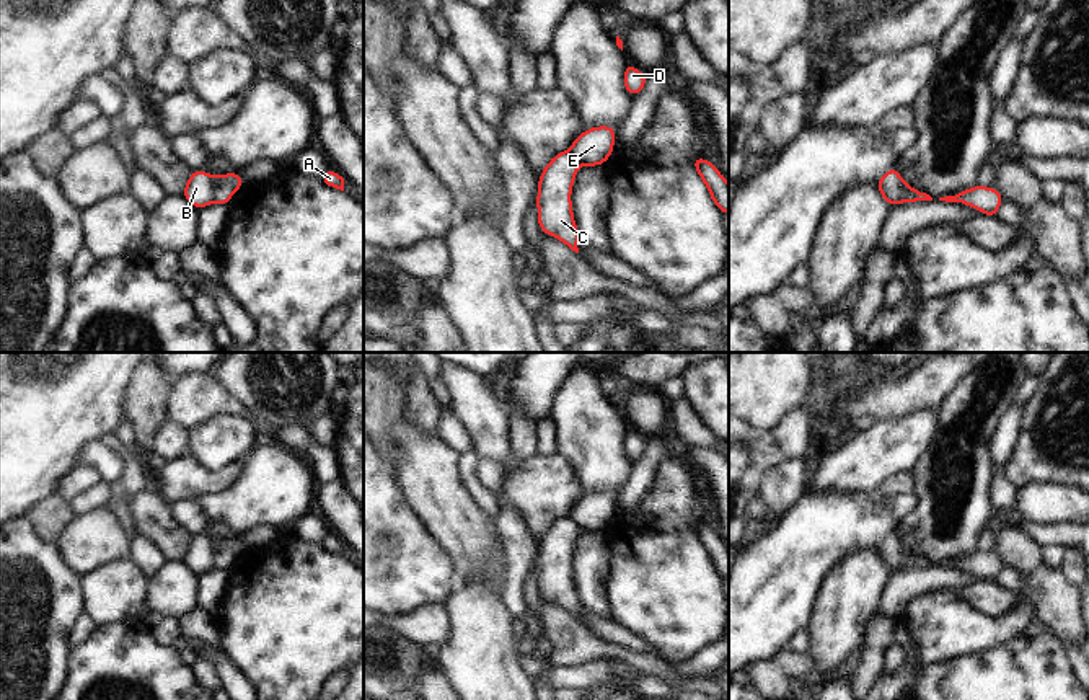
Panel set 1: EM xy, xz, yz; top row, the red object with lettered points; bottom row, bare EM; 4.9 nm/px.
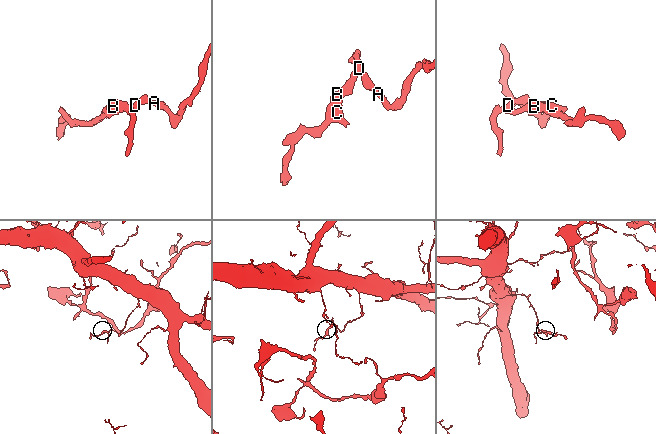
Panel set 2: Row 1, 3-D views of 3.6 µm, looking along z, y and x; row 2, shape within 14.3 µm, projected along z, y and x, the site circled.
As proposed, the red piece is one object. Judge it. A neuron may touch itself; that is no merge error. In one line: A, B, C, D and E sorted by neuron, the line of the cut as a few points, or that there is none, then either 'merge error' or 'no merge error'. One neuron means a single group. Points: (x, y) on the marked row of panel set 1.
groups A D E / B C; cut xy (212, 177), (211, 201); merge error

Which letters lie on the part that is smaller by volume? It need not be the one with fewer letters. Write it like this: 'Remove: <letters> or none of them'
Remove: B, C.

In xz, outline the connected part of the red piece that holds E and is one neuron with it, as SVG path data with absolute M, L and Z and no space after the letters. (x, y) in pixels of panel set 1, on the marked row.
M613 126L590 127L575 137L567 152L579 165L600 166L613 155L615 131Z

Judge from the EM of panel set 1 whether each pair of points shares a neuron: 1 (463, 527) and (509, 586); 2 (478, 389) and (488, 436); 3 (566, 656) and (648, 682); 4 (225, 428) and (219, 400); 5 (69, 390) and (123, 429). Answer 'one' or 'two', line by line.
1: two
2: one
3: two
4: two
5: two

